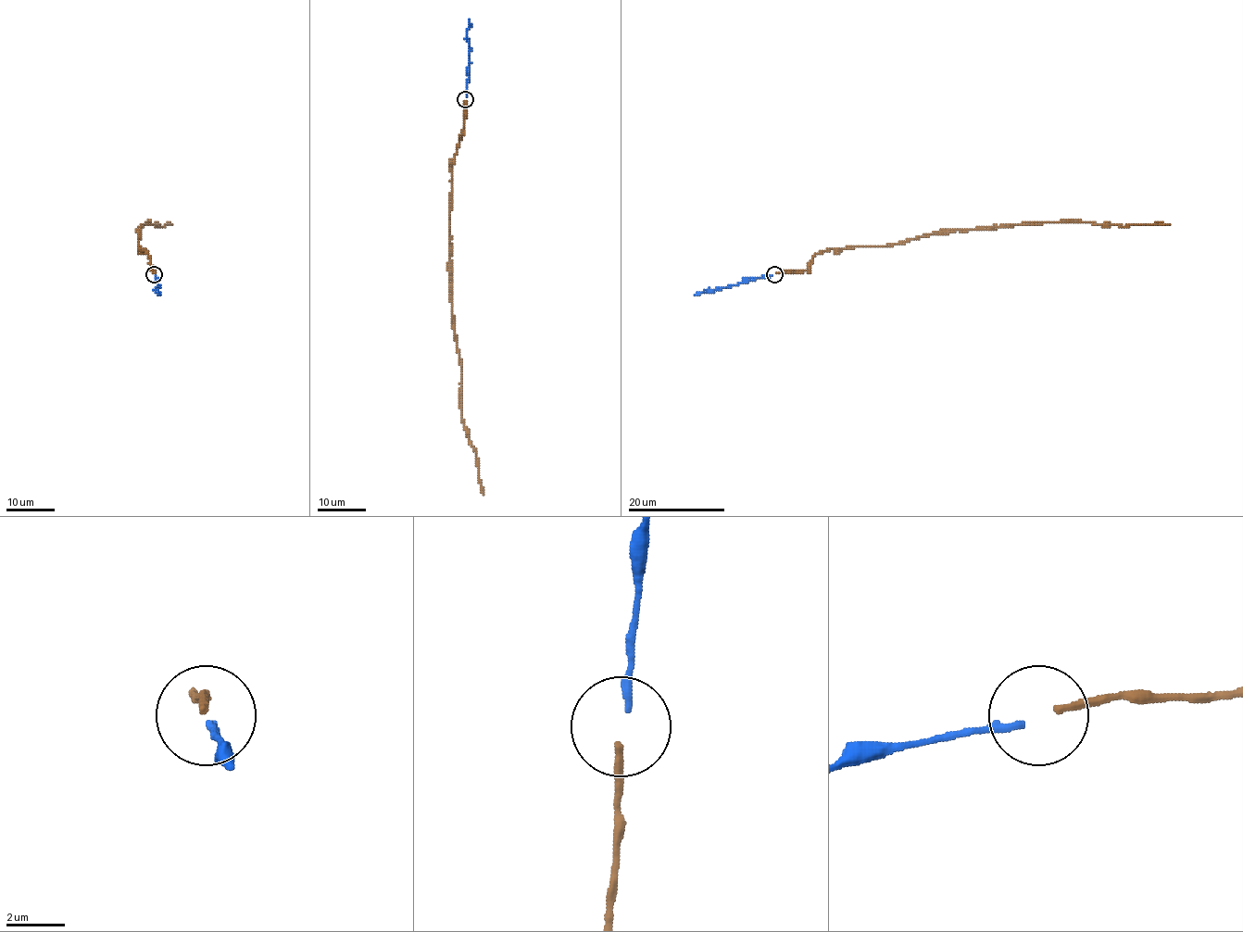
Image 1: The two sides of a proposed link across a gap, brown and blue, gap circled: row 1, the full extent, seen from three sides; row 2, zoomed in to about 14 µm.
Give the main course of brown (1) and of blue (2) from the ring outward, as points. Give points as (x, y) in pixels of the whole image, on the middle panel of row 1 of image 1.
1: (466, 102), (463, 132), (451, 167), (450, 275), (454, 334), (461, 365), (461, 415), (475, 452), (483, 494)
2: (466, 97), (470, 19)

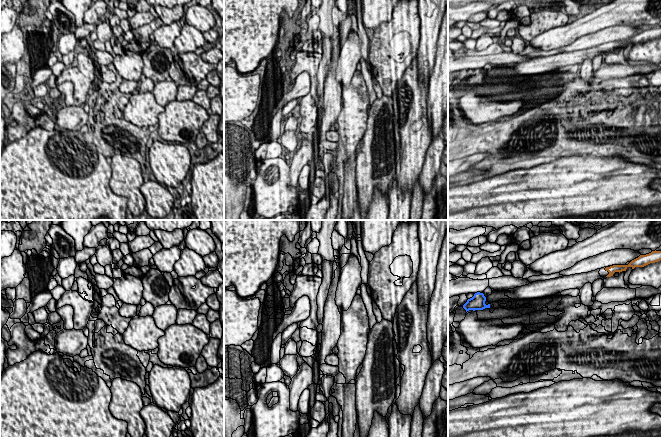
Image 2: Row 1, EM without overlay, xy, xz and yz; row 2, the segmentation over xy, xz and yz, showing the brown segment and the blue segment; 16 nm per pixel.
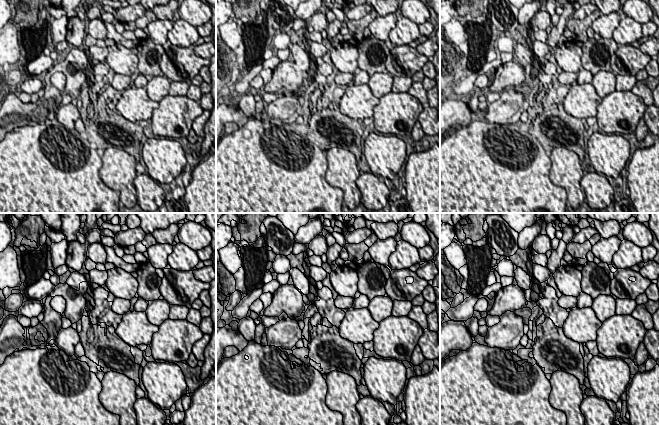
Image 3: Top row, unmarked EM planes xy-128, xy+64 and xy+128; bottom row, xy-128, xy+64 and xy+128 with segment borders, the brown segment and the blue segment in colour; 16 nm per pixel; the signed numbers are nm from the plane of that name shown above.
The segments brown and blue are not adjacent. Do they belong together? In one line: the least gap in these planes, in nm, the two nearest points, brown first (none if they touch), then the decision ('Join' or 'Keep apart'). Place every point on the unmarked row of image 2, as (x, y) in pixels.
Distance 1900 nm. Across: yz (606, 52), (489, 80). Keep apart

